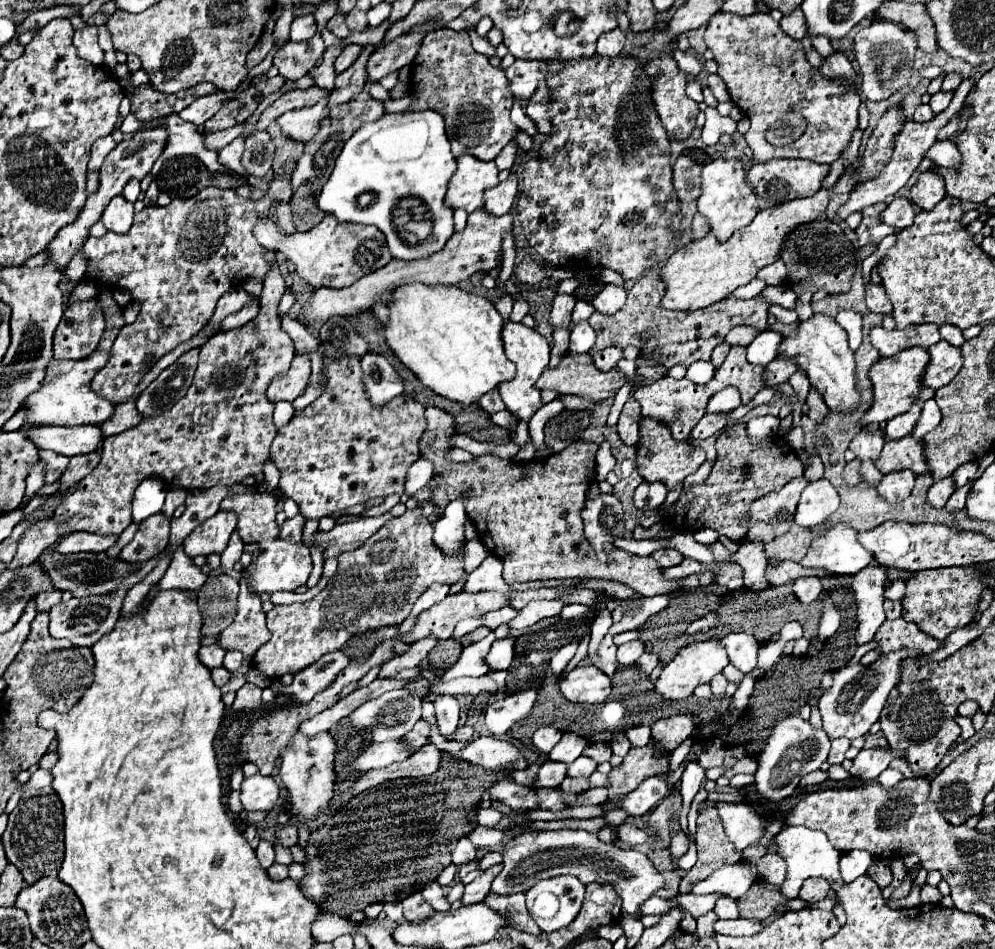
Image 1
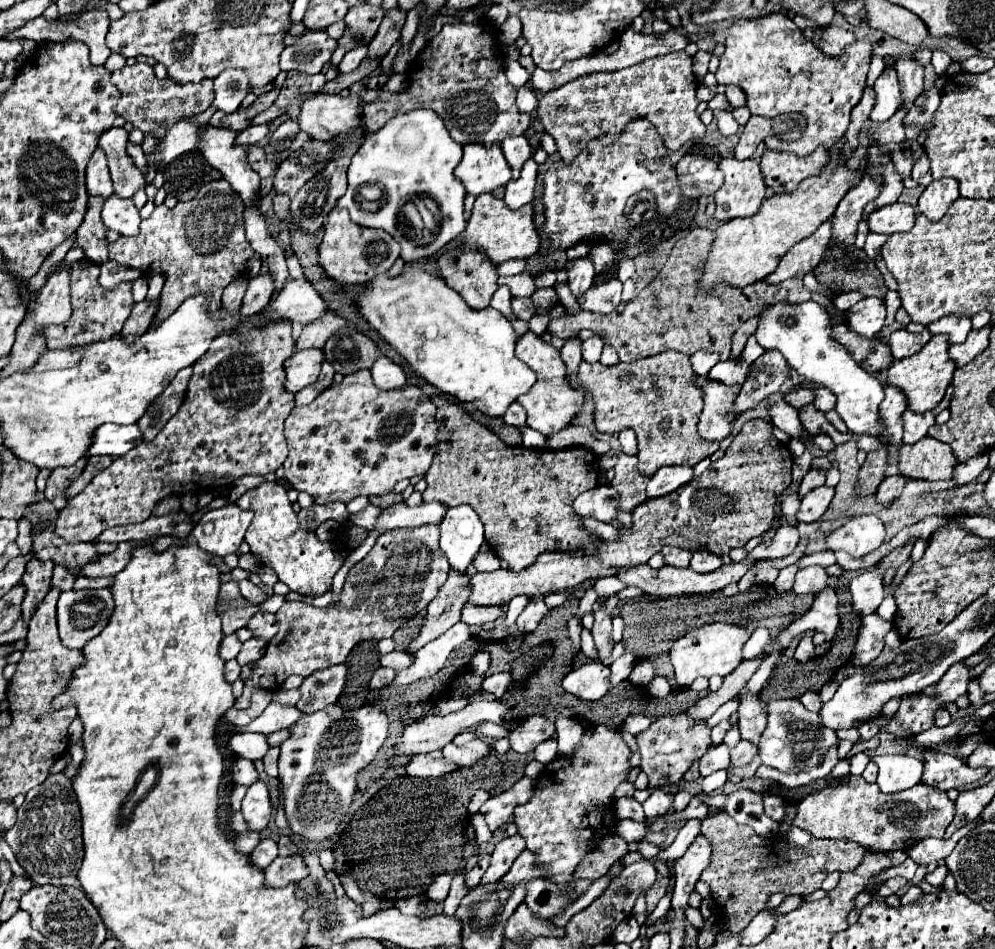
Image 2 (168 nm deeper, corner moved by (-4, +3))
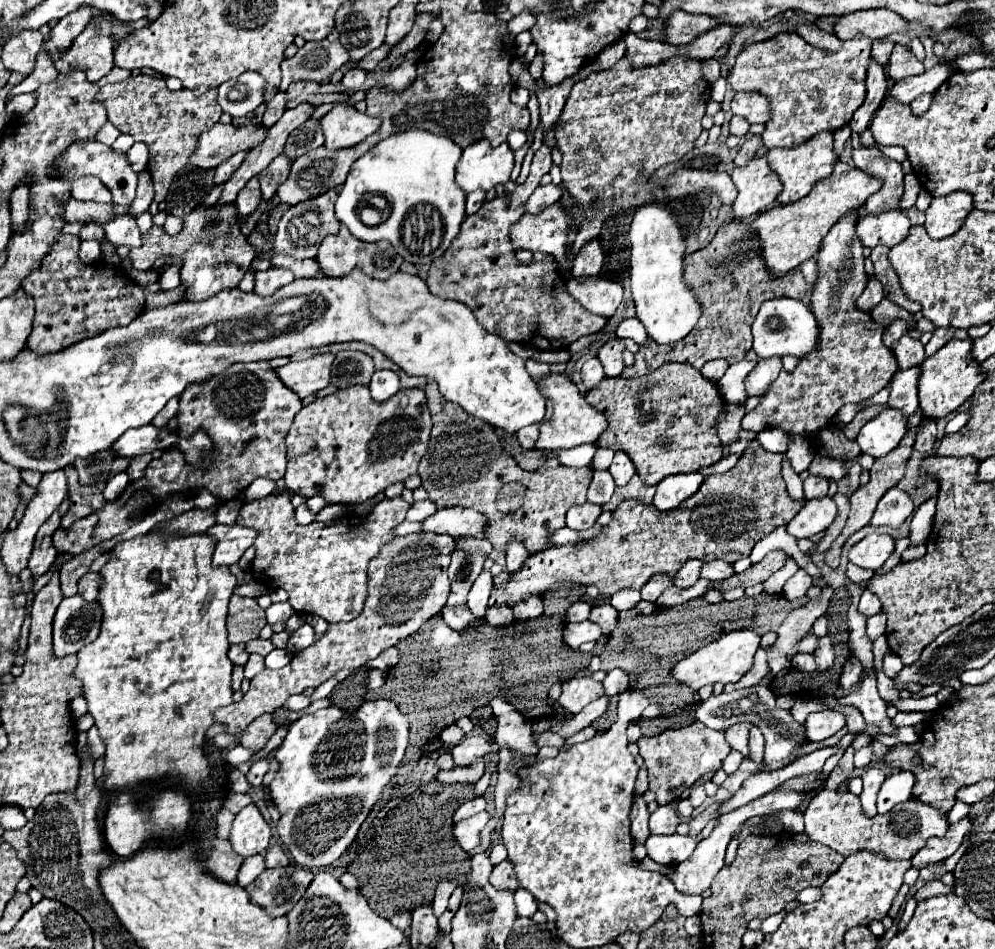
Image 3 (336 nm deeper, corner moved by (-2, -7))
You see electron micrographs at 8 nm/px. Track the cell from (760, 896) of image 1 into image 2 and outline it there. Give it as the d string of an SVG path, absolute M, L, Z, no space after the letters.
M717 811L701 821L701 835L711 843L711 865L701 873L701 879L713 889L717 917L729 923L729 931L745 929L751 919L763 911L769 897L785 891L789 895L811 895L821 889L823 879L831 871L855 871L865 855L857 843L815 839L809 851L793 851L777 837L759 837L749 825L739 825L727 811Z

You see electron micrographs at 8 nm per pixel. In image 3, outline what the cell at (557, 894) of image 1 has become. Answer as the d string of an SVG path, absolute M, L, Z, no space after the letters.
M525 889L515 891L515 905L517 905L517 915L519 917L533 917L535 911L537 911L535 897Z

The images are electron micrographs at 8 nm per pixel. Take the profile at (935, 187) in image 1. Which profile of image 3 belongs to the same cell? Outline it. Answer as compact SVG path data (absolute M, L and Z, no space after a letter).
M953 191L945 197L933 197L933 203L925 213L925 229L929 237L945 239L955 235L973 209L973 195L967 191Z

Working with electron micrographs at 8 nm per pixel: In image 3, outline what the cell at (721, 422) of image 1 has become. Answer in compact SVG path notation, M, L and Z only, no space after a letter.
M771 357L771 359L761 359L755 369L747 375L745 387L747 387L747 395L749 397L761 397L767 387L777 379L779 371L783 369L781 365L781 357Z

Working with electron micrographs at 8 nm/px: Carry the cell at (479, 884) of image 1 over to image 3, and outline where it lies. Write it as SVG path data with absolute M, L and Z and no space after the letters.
M501 861L499 865L493 867L493 871L491 871L491 885L495 889L509 889L509 891L517 891L519 889L519 883L515 881L513 865L509 861Z

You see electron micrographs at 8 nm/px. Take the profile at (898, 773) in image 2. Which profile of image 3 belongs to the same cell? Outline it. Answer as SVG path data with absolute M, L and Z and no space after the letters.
M899 771L899 773L887 777L883 783L883 789L879 791L879 797L877 797L877 811L887 813L897 803L907 801L911 797L913 783L915 783L915 775L909 771Z

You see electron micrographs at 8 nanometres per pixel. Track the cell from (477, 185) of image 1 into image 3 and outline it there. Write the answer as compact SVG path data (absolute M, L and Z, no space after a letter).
M475 141L463 149L457 163L457 185L471 193L475 189L489 191L495 185L505 185L513 169L513 151L503 141L499 147L491 147L489 141Z

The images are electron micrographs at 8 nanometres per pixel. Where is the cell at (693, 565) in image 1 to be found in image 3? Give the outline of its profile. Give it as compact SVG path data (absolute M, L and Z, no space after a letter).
M709 561L703 565L703 573L701 577L705 579L711 579L711 581L723 581L723 579L729 579L731 575L735 575L735 569L731 563L725 563L725 561Z

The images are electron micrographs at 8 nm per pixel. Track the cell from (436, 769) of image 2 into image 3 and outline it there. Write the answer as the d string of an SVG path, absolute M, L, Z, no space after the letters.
M477 761L475 765L467 769L449 769L449 771L439 771L437 779L443 783L477 783L485 773L485 763Z

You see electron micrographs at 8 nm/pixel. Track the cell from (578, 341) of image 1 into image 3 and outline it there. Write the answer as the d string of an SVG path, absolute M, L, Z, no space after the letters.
M591 357L583 363L583 369L581 369L581 379L585 383L587 389L595 389L603 379L605 379L605 373L603 373L603 365L597 357Z

